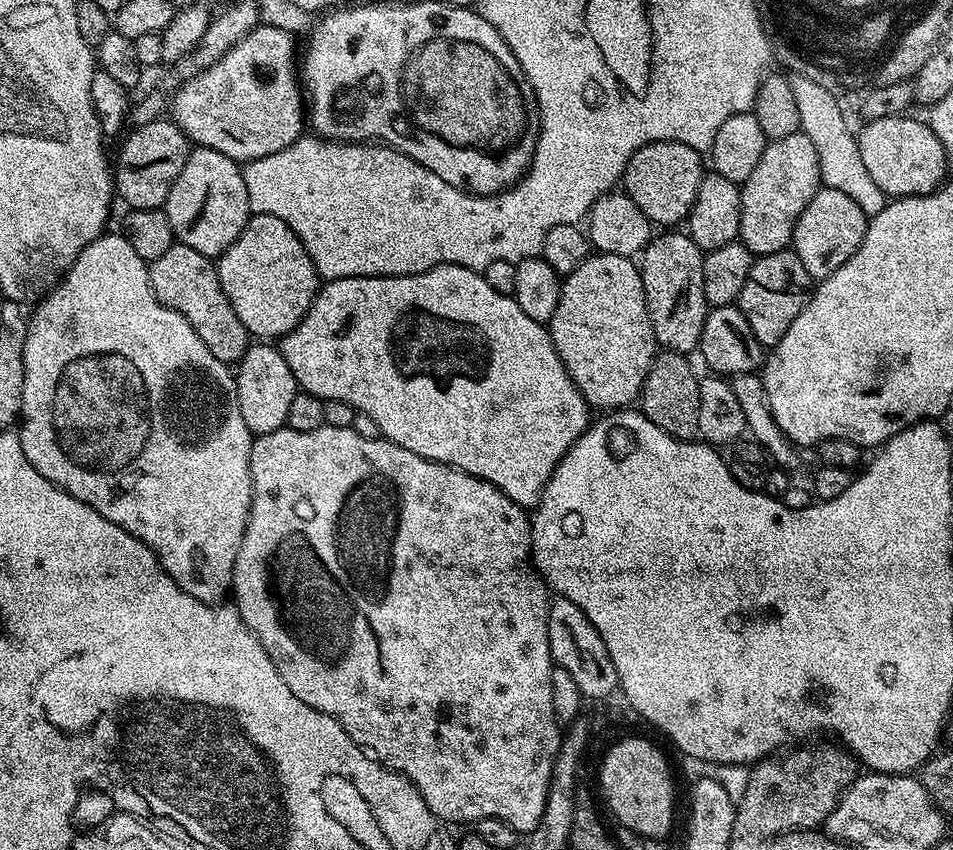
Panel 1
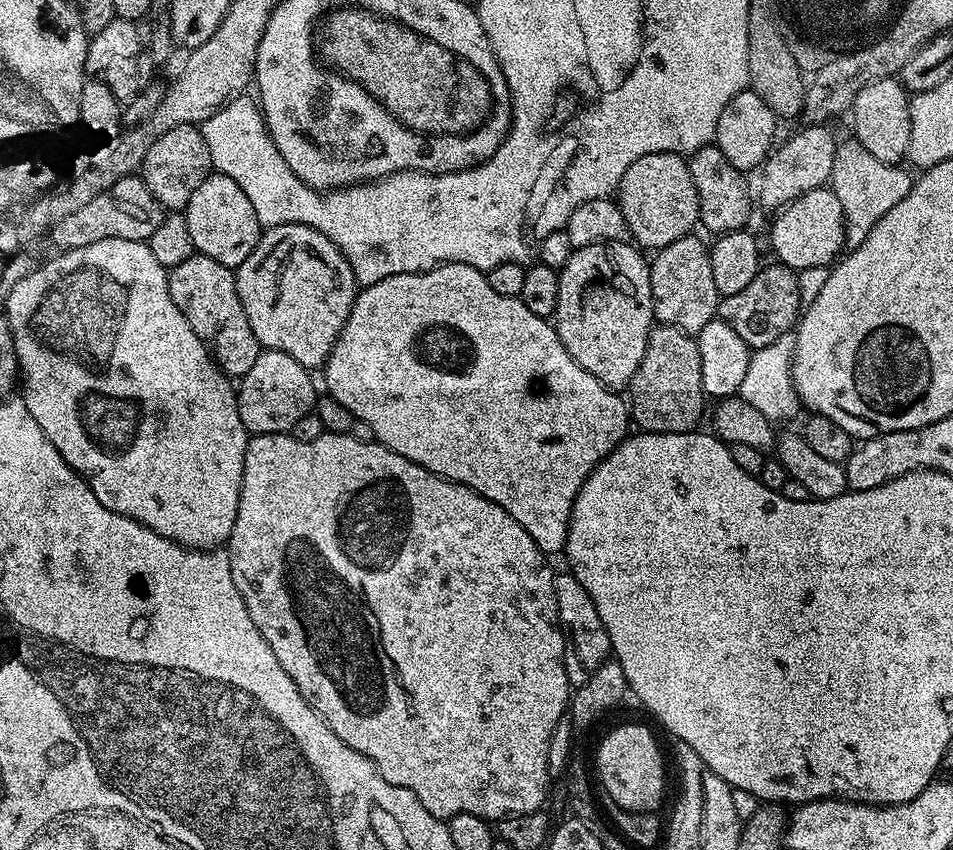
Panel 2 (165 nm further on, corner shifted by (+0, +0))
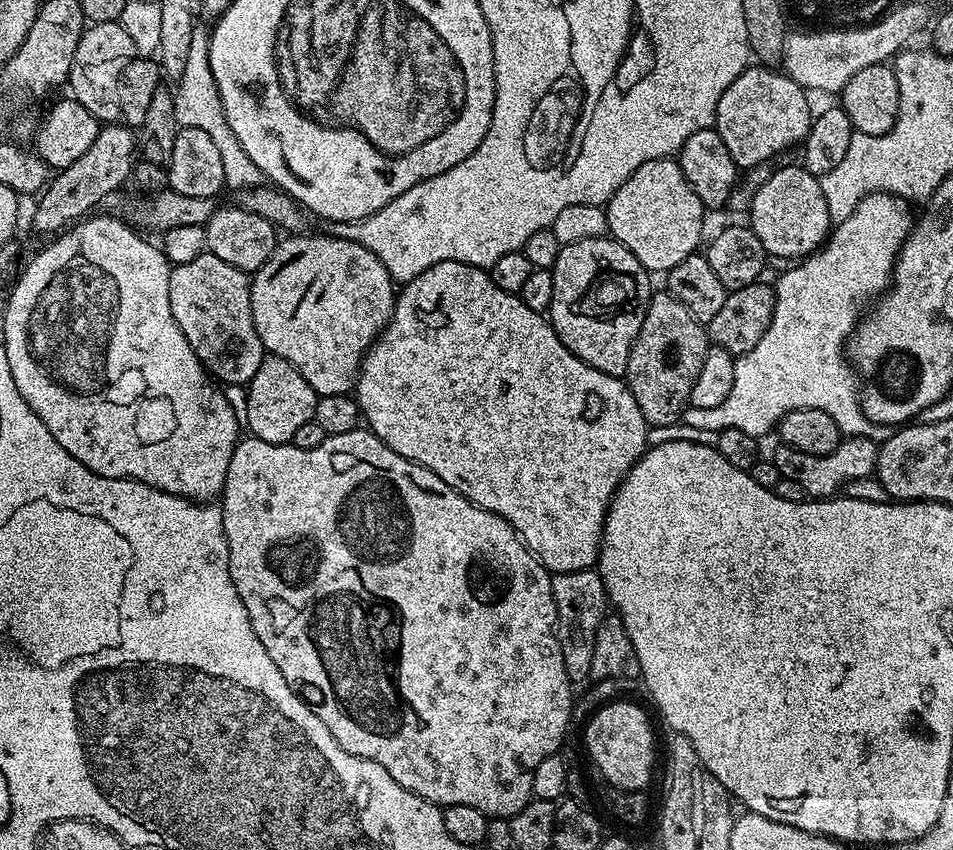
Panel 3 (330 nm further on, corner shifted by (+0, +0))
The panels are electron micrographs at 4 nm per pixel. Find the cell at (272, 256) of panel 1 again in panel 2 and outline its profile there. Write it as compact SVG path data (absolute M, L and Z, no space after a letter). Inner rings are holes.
M279 224L264 228L260 241L254 250L250 250L250 258L235 269L235 274L242 310L246 310L250 330L254 330L254 338L258 338L261 349L290 354L290 358L309 370L323 369L350 310L356 305L358 291L354 270L338 246L334 246L326 234L305 224Z

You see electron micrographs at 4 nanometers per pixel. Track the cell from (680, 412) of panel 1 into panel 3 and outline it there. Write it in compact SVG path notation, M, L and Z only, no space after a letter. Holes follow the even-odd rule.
M660 290L648 301L638 338L630 350L626 383L638 402L638 410L653 429L679 421L689 407L690 390L702 370L710 341L705 325L678 302L667 290Z

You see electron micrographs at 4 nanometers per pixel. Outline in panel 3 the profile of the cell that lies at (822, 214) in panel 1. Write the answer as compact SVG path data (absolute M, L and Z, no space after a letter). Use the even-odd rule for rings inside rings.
M796 162L777 168L770 180L763 183L758 194L755 194L753 202L750 212L752 232L758 242L762 242L769 257L781 256L788 260L784 262L796 262L812 255L828 239L833 227L820 177Z

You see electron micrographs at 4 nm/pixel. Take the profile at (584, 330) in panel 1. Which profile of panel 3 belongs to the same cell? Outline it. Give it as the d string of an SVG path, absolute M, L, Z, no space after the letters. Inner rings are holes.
M599 236L563 245L558 262L554 262L550 271L554 278L554 298L546 316L560 341L582 362L594 366L594 370L623 377L648 301L654 295L654 287L648 281L650 274L642 262L617 240Z

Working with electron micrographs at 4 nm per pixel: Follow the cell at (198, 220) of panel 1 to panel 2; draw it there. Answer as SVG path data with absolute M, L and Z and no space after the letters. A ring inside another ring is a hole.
M213 171L190 194L190 202L182 215L186 218L186 226L190 226L192 247L201 256L214 258L214 262L222 262L222 266L237 269L246 258L250 258L250 250L260 241L262 226L258 222L258 214L254 214L254 206L250 206L250 198L242 194L242 186L228 178L226 174Z

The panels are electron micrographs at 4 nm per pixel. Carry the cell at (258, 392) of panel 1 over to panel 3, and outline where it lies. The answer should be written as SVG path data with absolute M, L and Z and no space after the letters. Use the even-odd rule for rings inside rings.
M271 354L265 355L262 366L258 366L258 374L254 374L254 378L246 385L246 395L247 431L262 442L289 443L294 438L294 433L306 422L314 419L316 414L318 397L306 382L306 378L302 378L302 374L298 374L298 370L294 370L290 362Z

